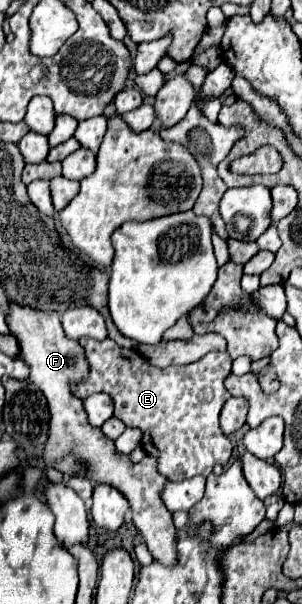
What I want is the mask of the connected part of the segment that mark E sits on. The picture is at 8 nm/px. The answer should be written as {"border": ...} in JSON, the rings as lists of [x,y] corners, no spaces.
{"border":[[[82,338],[80,342],[86,352],[86,360],[90,364],[90,378],[74,386],[74,394],[78,398],[88,398],[96,392],[106,392],[114,400],[114,416],[120,418],[126,426],[136,426],[144,432],[142,448],[158,458],[158,470],[172,482],[182,482],[190,476],[208,476],[212,474],[214,464],[228,464],[232,456],[232,442],[222,434],[218,424],[218,414],[230,398],[230,392],[224,386],[224,380],[230,374],[232,358],[226,352],[208,352],[200,360],[184,366],[168,366],[166,370],[152,366],[138,350],[120,348],[110,338],[102,342],[94,342],[90,338]]]}

